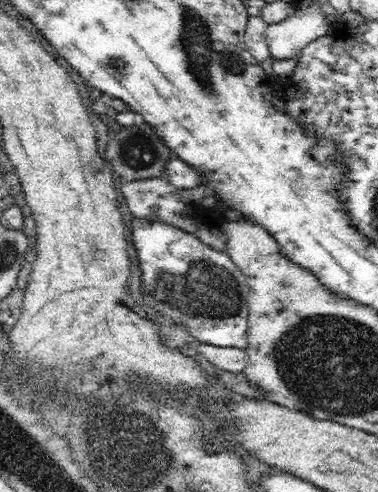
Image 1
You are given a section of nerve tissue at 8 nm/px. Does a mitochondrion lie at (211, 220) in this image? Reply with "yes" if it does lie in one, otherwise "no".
no

